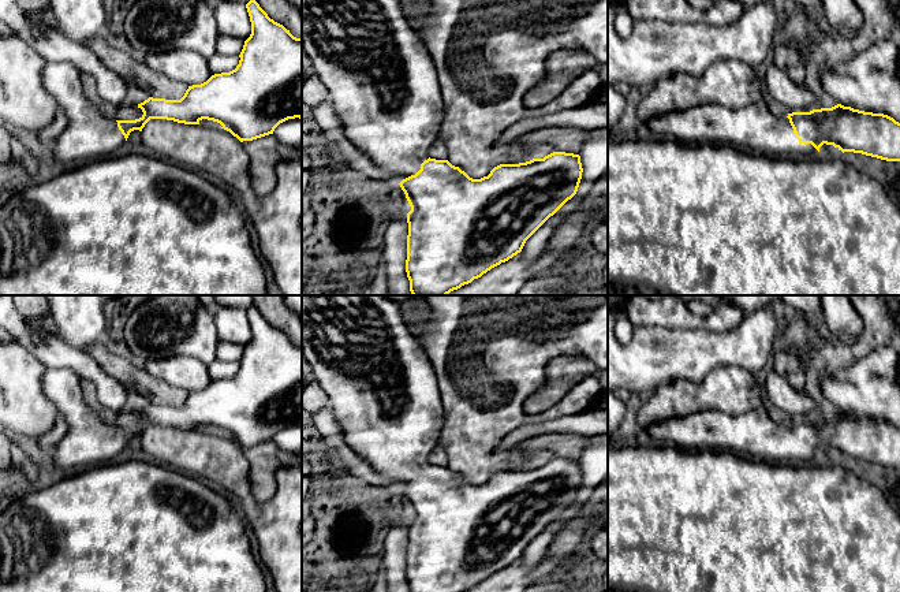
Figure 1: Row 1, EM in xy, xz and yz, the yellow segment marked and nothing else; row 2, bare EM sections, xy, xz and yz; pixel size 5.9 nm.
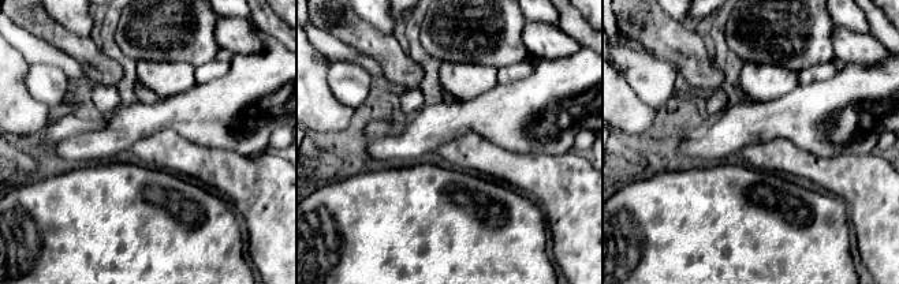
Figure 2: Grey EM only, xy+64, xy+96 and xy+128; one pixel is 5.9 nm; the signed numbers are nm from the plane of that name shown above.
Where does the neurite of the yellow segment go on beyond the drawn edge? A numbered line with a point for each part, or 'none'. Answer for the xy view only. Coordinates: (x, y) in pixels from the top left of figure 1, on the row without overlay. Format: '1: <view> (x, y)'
1: xy (90, 442)

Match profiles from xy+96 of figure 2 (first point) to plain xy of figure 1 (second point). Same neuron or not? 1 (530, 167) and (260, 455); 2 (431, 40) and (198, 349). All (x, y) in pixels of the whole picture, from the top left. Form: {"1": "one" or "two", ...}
{"1": "two", "2": "one"}

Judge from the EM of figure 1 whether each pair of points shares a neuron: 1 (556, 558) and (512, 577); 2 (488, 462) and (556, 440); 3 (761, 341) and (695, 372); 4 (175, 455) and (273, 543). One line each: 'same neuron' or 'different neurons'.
1: same neuron
2: different neurons
3: same neuron
4: same neuron

